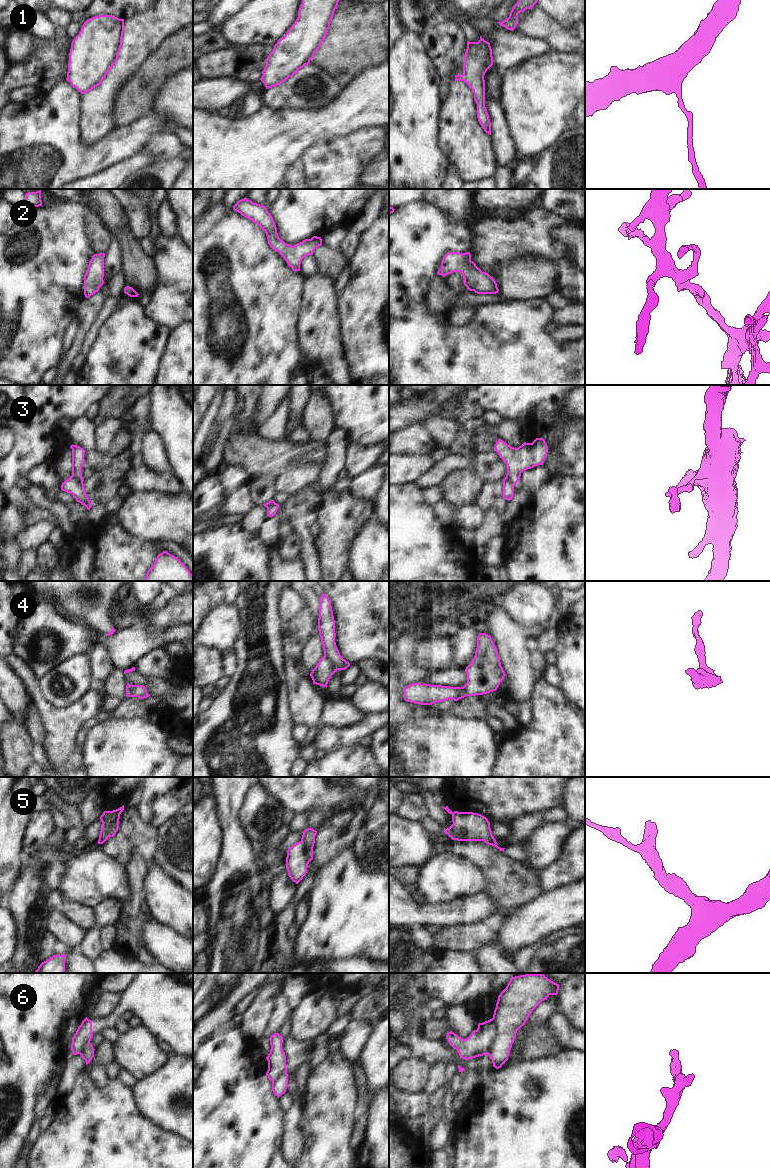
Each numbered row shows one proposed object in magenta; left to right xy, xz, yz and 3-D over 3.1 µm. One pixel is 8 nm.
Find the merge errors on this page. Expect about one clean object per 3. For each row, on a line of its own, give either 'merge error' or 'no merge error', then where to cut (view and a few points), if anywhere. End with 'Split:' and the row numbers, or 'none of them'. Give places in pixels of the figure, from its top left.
1: no merge error | no cut
2: no merge error | no cut
3: merge error | xy (71, 476), (82, 483)
4: merge error | xz (324, 655), (336, 670)
5: no merge error | no cut
6: merge error | yz (492, 1018), (495, 1023), (495, 1039), (487, 1053)
Split: 3, 4, 6

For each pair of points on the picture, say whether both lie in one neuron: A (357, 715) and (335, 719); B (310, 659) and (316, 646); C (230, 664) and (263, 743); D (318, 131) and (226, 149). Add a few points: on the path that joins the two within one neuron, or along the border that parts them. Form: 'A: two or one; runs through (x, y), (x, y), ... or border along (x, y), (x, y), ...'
A: one; runs through (352, 715), (340, 715)
B: one; runs through (310, 656), (314, 649)
C: two; border along (231, 650), (236, 658), (236, 668), (229, 677)
D: one; runs through (295, 131), (271, 140), (260, 149), (249, 149)

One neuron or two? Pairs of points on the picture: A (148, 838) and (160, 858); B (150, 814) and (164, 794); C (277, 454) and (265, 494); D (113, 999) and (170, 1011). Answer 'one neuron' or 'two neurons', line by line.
A: two neurons
B: one neuron
C: two neurons
D: two neurons

